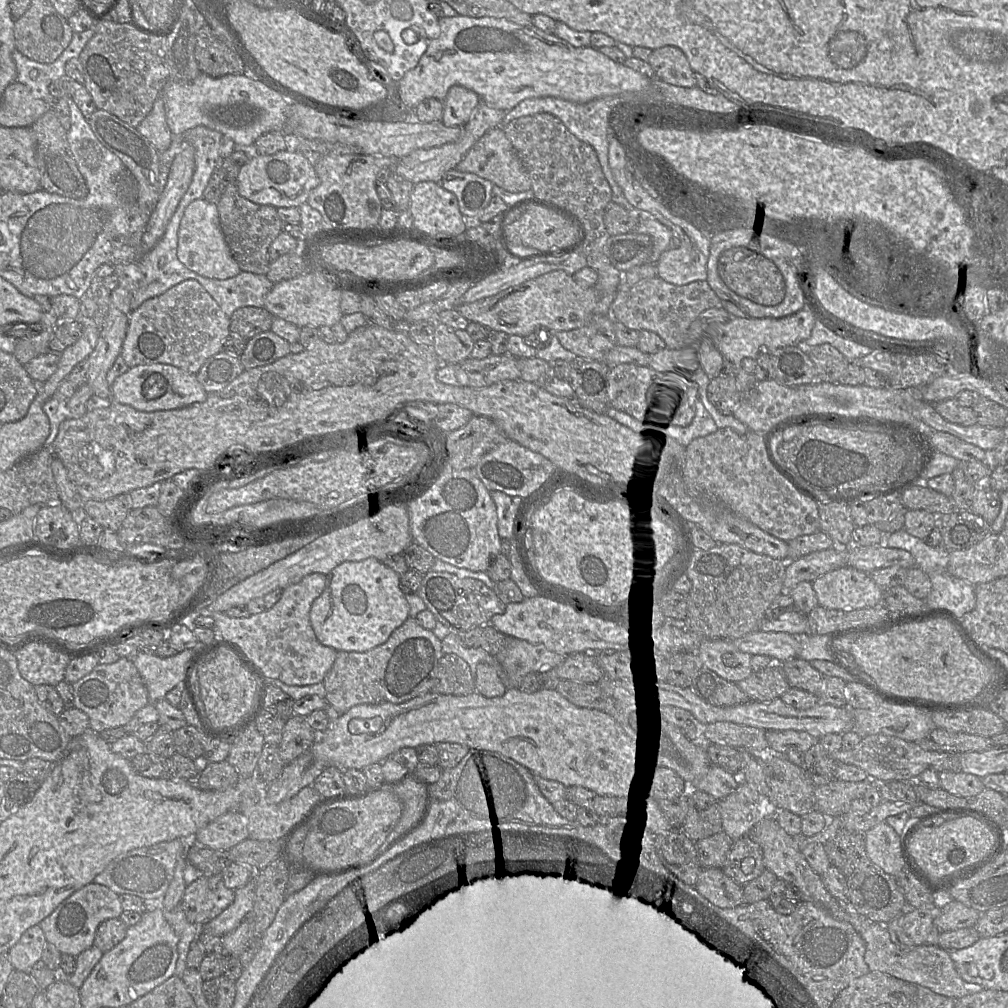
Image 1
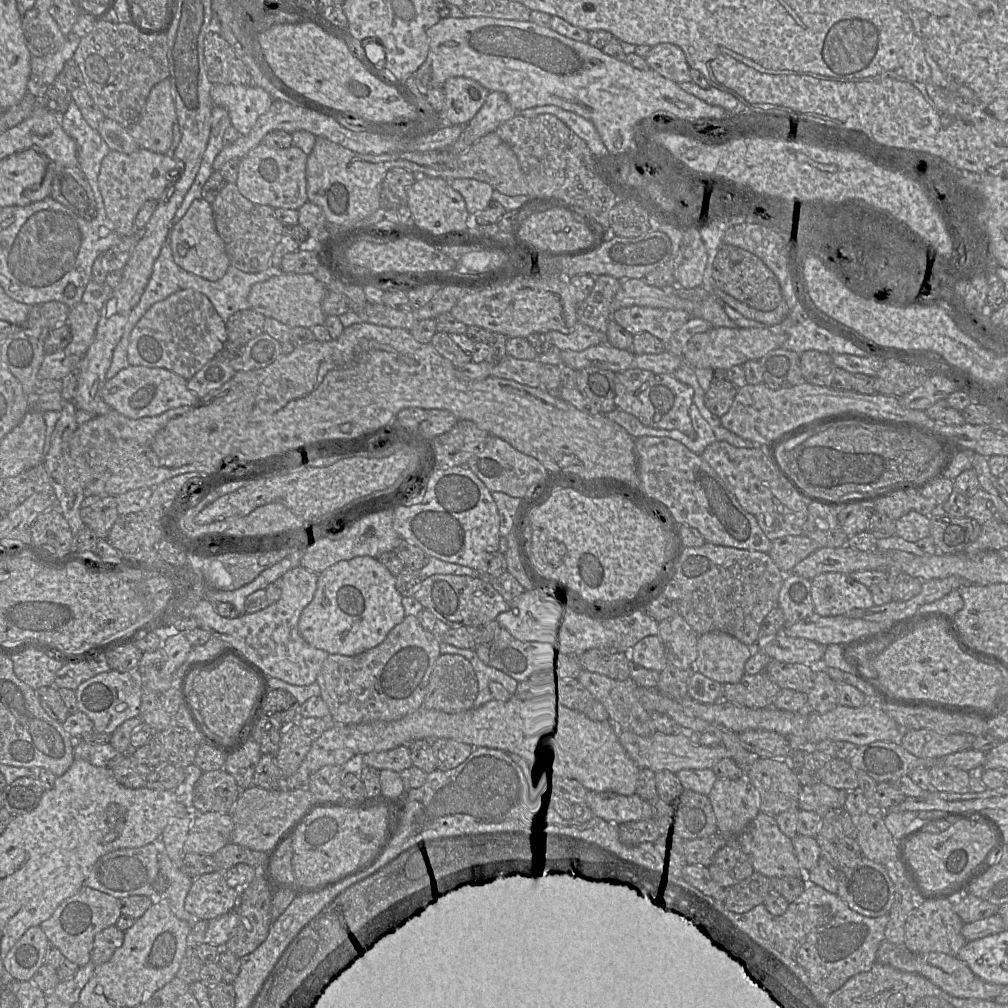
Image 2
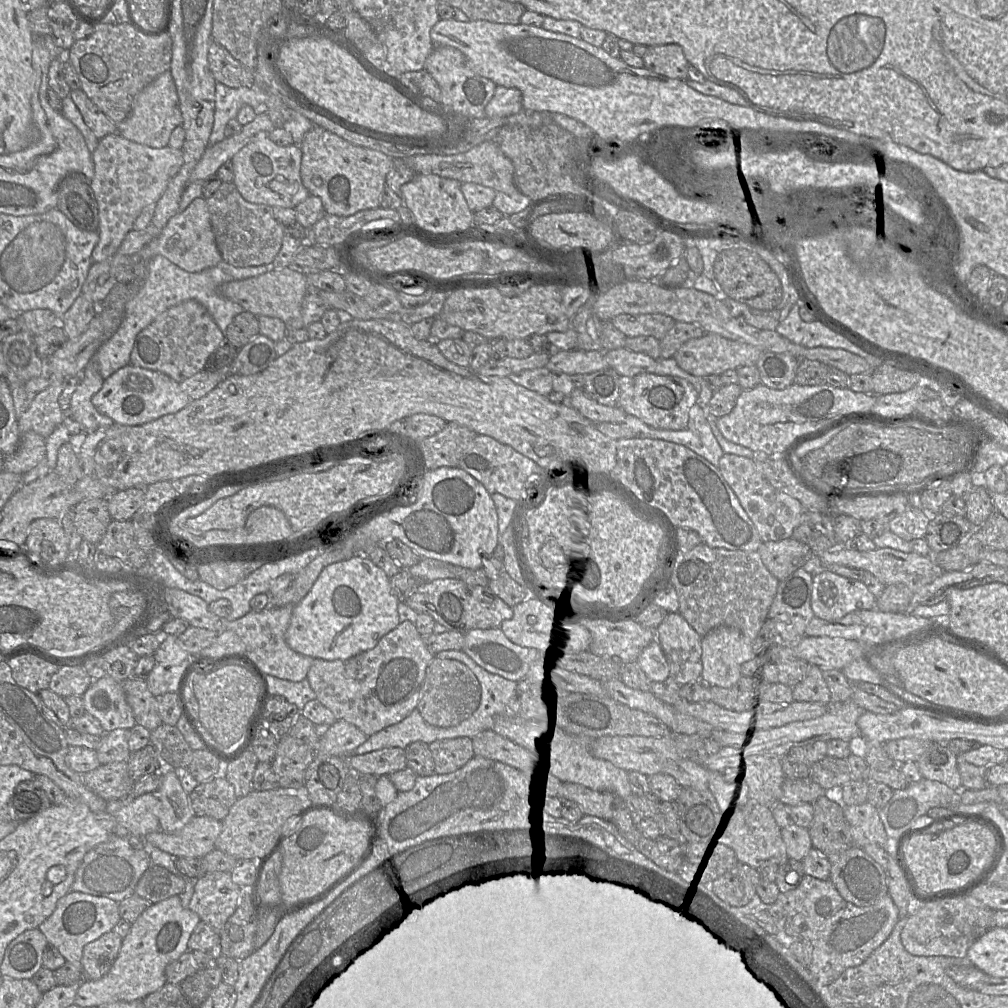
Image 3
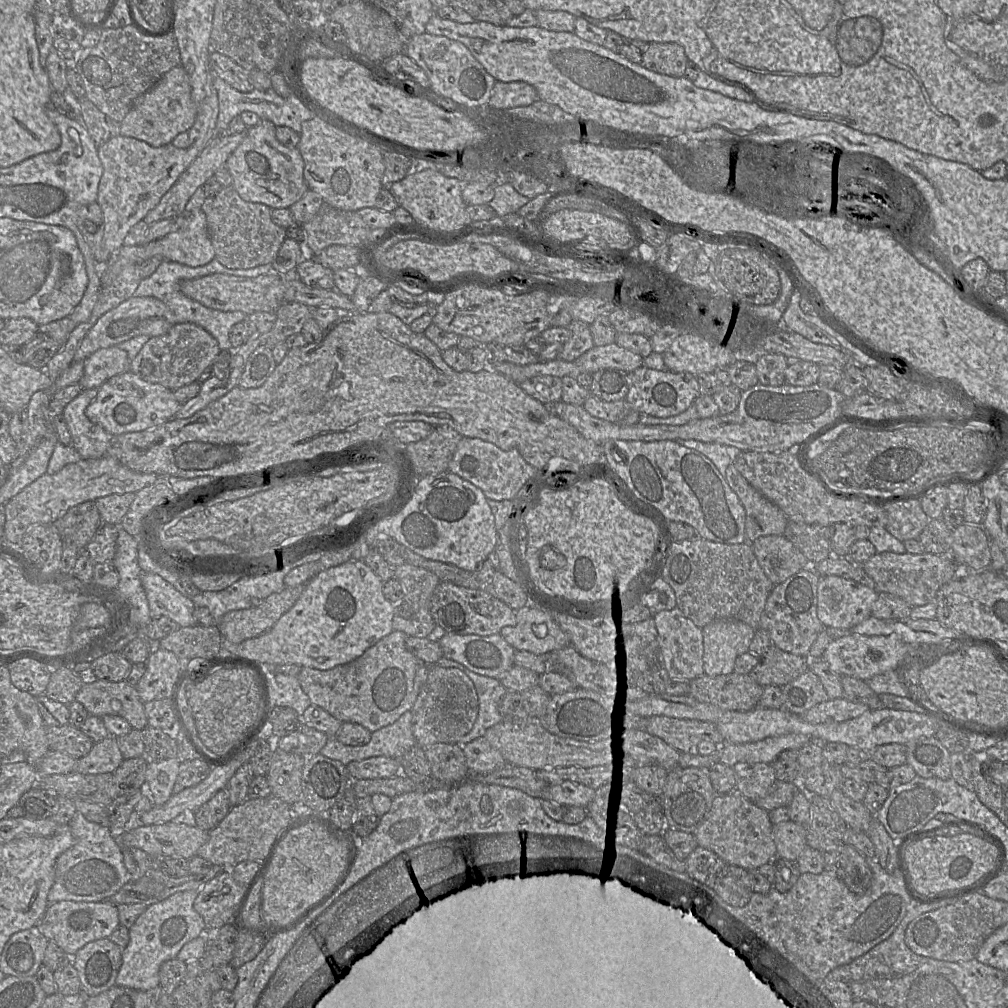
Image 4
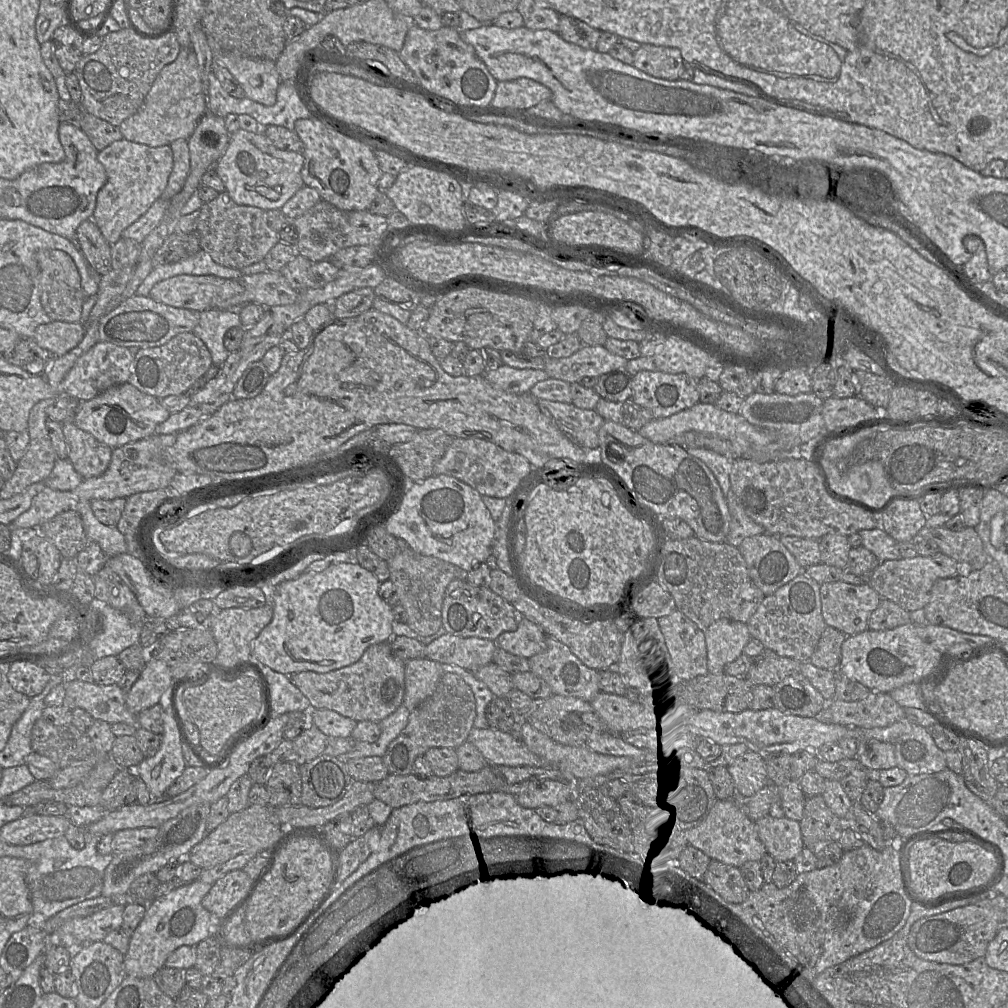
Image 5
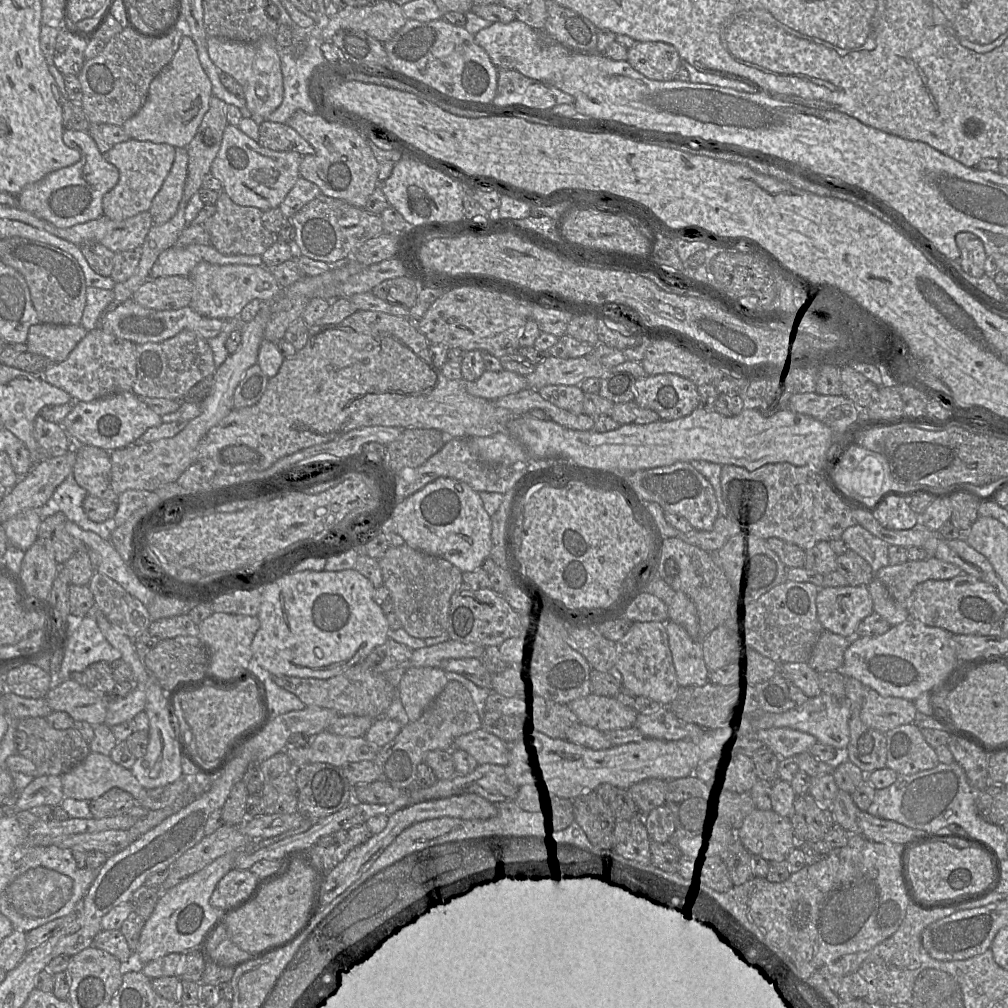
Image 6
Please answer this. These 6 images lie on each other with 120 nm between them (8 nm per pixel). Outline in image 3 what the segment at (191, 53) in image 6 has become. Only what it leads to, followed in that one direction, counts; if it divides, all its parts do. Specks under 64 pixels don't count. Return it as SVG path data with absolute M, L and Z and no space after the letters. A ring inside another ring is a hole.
M170 71L160 74L134 98L132 109L124 121L117 124L122 137L151 148L168 146L172 131L182 124L179 99Z

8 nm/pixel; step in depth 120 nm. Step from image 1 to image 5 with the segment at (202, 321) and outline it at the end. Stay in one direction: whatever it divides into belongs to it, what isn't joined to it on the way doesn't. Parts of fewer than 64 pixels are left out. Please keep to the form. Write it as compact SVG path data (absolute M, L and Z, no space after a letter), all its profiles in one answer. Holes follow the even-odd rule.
M184 332L163 345L139 349L133 358L129 382L140 391L158 399L190 393L193 383L212 365L206 344L194 332Z

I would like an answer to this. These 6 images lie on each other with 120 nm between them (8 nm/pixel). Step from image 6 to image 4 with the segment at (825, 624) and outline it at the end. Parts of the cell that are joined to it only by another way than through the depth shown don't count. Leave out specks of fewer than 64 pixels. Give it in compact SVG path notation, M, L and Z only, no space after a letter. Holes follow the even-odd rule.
M839 576L820 577L817 617L823 628L850 631L871 616L871 608L877 597L876 590L854 580Z

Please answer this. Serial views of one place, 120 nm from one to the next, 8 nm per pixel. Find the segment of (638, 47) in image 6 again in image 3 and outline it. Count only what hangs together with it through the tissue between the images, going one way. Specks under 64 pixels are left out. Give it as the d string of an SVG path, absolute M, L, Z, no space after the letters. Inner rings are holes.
M679 44L647 46L644 67L665 77L686 81L689 62Z

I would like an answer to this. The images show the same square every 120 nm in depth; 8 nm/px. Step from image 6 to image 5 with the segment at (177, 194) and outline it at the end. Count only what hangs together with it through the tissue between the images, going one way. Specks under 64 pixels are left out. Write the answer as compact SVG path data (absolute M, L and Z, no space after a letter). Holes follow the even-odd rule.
M178 139L170 144L173 153L173 168L168 184L160 199L171 201L183 188L190 171L188 140Z

